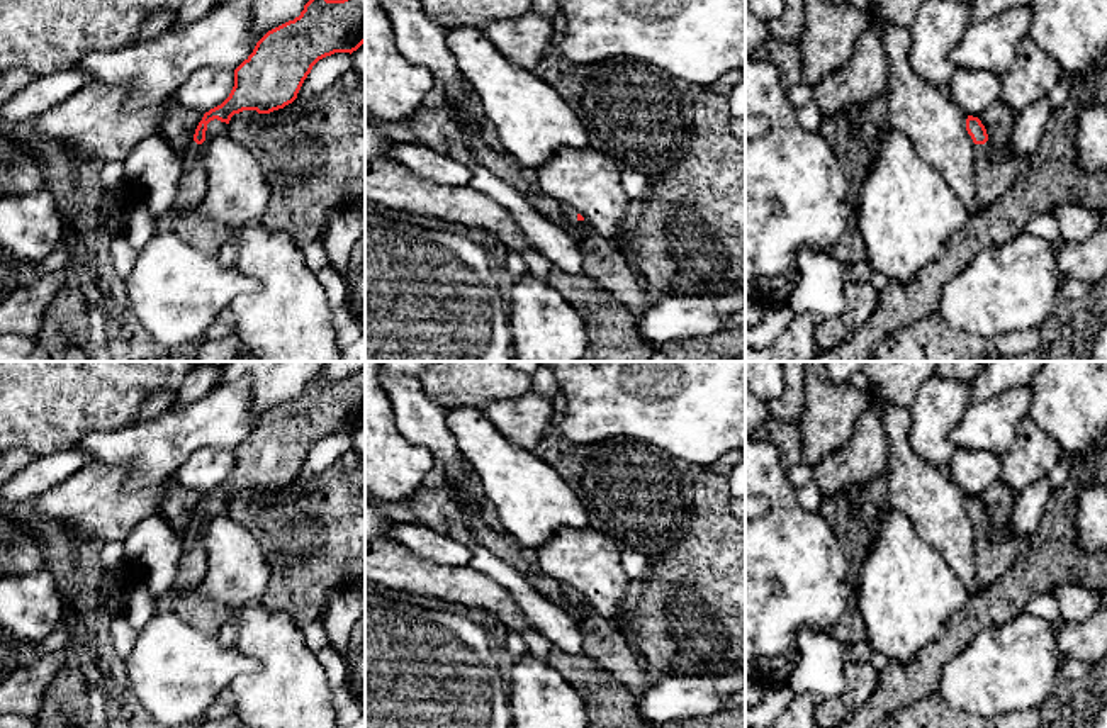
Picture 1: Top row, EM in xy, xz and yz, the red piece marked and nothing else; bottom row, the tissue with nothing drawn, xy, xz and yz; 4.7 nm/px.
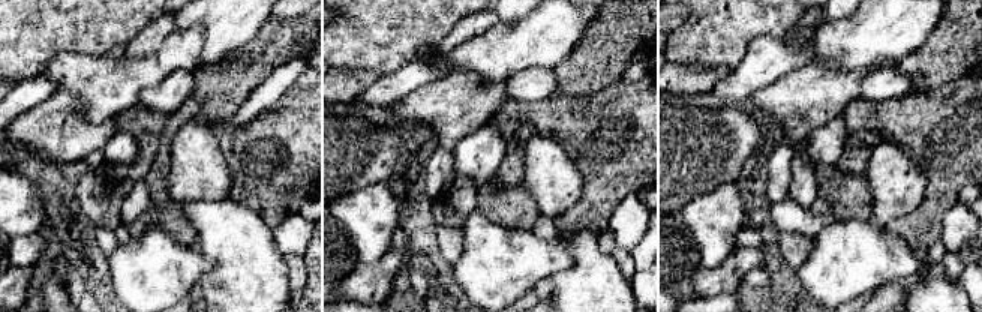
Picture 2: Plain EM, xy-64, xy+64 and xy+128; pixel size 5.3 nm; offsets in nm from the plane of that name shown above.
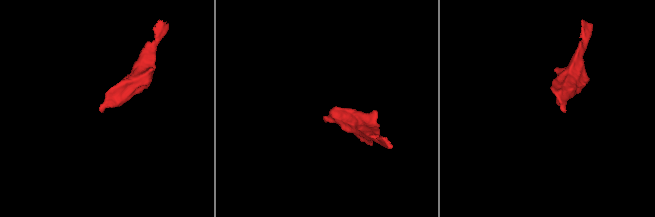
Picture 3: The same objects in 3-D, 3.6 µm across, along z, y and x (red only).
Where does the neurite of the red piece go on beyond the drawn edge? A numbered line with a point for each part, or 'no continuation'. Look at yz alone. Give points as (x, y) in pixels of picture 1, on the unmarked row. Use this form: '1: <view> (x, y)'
1: yz (995, 552)

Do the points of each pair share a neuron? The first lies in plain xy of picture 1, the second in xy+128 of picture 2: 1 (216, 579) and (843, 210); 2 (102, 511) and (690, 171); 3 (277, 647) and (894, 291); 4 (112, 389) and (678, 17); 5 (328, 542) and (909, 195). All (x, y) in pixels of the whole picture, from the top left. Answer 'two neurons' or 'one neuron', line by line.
1: two neurons
2: two neurons
3: two neurons
4: two neurons
5: two neurons

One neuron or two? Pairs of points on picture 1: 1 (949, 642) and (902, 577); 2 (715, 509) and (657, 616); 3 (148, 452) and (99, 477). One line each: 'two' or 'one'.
1: two
2: one
3: two

